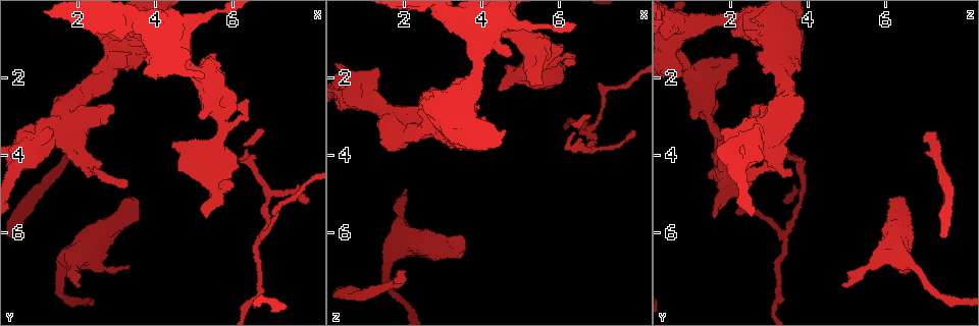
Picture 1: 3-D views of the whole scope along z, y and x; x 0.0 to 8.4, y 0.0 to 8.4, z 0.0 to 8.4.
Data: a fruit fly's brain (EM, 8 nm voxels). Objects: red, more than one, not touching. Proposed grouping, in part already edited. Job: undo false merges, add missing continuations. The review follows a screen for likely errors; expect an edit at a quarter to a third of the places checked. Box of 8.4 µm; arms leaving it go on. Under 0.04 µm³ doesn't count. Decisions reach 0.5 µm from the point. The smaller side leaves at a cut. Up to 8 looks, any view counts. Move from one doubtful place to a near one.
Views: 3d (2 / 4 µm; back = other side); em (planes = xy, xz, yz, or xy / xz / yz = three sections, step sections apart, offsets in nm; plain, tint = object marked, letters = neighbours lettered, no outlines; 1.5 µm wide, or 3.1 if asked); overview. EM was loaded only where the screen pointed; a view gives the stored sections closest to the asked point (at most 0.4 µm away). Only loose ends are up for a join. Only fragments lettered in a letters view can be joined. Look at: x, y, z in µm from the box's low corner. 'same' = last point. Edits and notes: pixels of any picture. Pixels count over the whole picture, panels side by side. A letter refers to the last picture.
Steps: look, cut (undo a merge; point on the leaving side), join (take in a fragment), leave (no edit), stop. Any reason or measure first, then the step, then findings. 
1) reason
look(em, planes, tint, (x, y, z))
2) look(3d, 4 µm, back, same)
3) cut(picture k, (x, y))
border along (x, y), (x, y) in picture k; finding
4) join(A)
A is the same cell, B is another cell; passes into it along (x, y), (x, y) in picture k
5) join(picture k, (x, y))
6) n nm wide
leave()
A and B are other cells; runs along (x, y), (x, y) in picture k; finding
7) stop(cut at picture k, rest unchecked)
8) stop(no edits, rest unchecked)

calibre changes
look(em, xz, step 8, tint, (5.60, 3.00, 1.40))

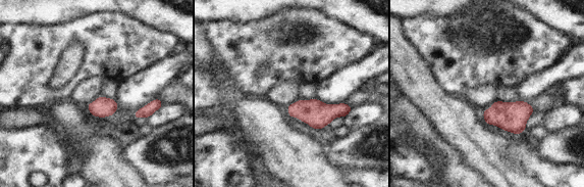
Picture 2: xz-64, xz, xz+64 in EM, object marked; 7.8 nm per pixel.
look(em, xy, step 8, letters, same)

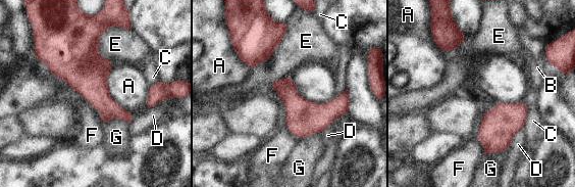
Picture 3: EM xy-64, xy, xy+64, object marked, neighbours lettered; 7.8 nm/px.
160 nm wide
leave()
A, B, C, D, E, F and G are other cells; border along (79, 93), (101, 113), (104, 124) in picture 3; continuous, no second neuron

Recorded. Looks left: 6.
thick end
look(em, xy, step 8, letters, (4.40, 3.85, 2.35))

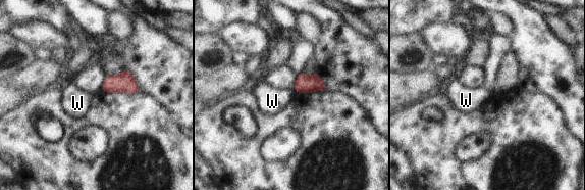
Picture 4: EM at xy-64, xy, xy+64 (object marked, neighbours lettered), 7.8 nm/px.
leave()
W is another cell; border along (293, 89), (296, 92) in picture 4; none of them fits

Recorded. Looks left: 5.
thin end
look(3d, 2 µm, (6.30, 3.85, 3.50))

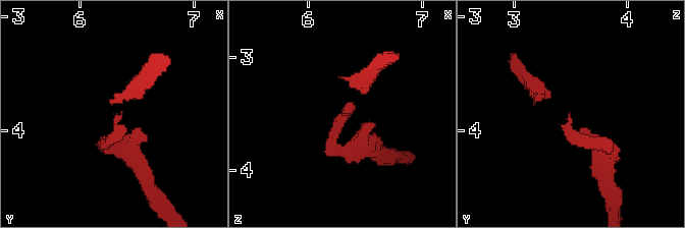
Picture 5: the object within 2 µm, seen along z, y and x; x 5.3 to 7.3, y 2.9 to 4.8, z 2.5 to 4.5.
shape alone is not enough
look(em, xz, step 4, letters, (6.34, 3.86, 3.48))

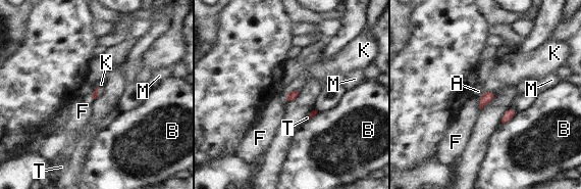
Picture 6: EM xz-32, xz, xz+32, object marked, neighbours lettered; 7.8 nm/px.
look(em, planes, letters, same)

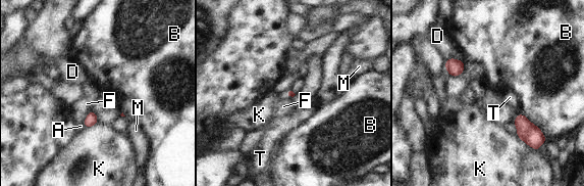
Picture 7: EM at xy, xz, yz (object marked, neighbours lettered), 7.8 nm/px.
leave()
A, B, D, F, K, M and T are other cells; border along (92, 109), (83, 123) in picture 7; no lettered fragment goes on from it

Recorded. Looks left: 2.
stop(no edits, rest unchecked)

